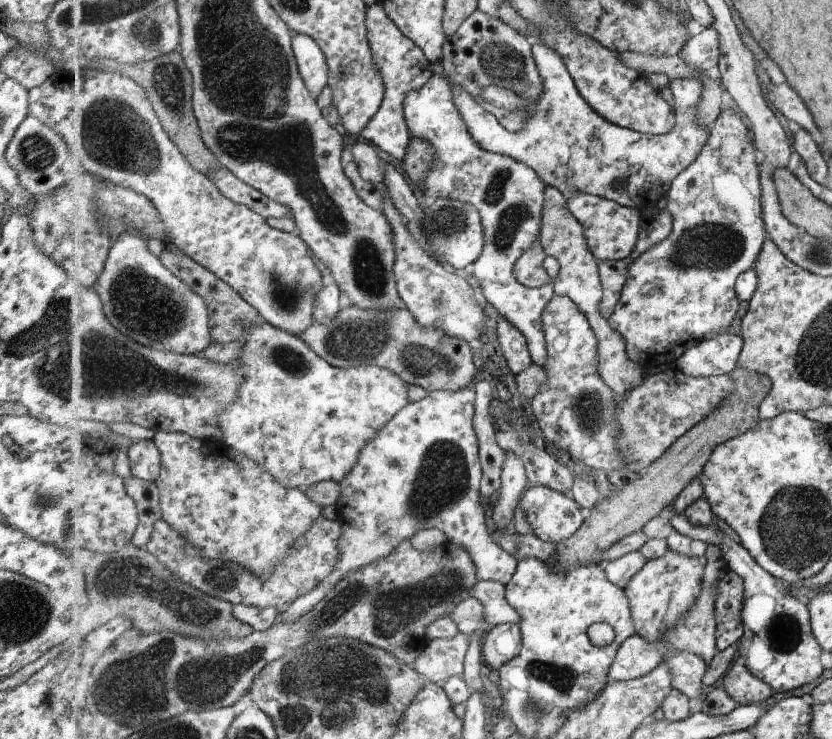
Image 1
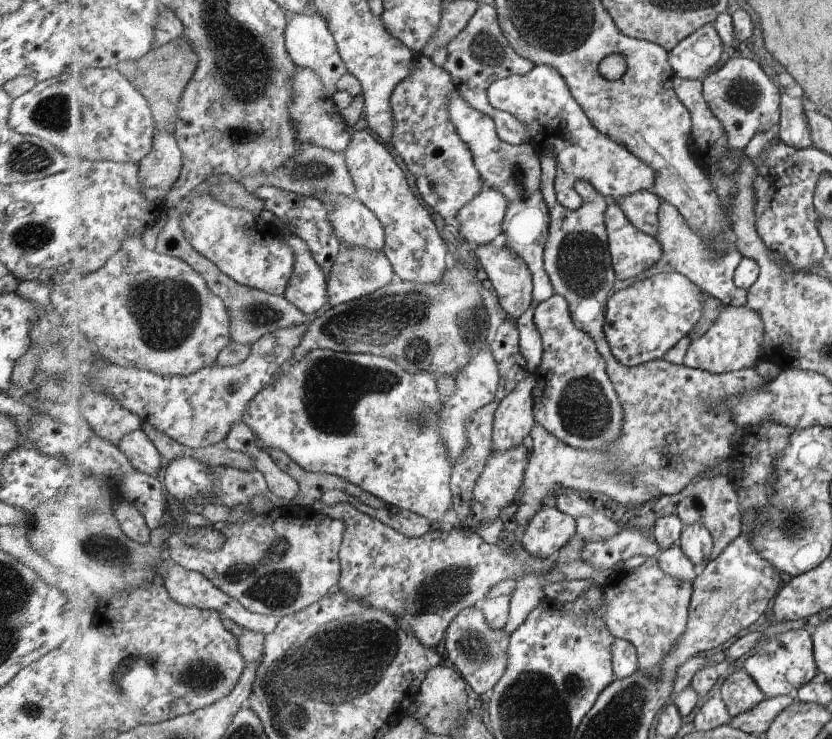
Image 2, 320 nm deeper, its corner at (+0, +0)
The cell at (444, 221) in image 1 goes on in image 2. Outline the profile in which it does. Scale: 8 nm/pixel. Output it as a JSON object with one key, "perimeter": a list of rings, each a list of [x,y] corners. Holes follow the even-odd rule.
{"perimeter":[[[486,189],[459,212],[454,224],[466,242],[478,247],[503,233],[506,215],[507,198],[499,190]]]}

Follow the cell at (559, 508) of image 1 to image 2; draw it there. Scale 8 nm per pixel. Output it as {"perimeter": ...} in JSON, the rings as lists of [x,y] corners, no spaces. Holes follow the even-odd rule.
{"perimeter":[[[541,508],[521,536],[522,546],[534,556],[550,558],[578,535],[578,520],[559,508]]]}

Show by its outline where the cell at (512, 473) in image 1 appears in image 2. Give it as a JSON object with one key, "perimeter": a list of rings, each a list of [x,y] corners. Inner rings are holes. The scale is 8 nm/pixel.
{"perimeter":[[[530,372],[525,380],[499,404],[495,412],[494,446],[505,452],[509,448],[517,448],[523,440],[530,436],[535,425],[534,393],[537,387],[537,375]]]}

